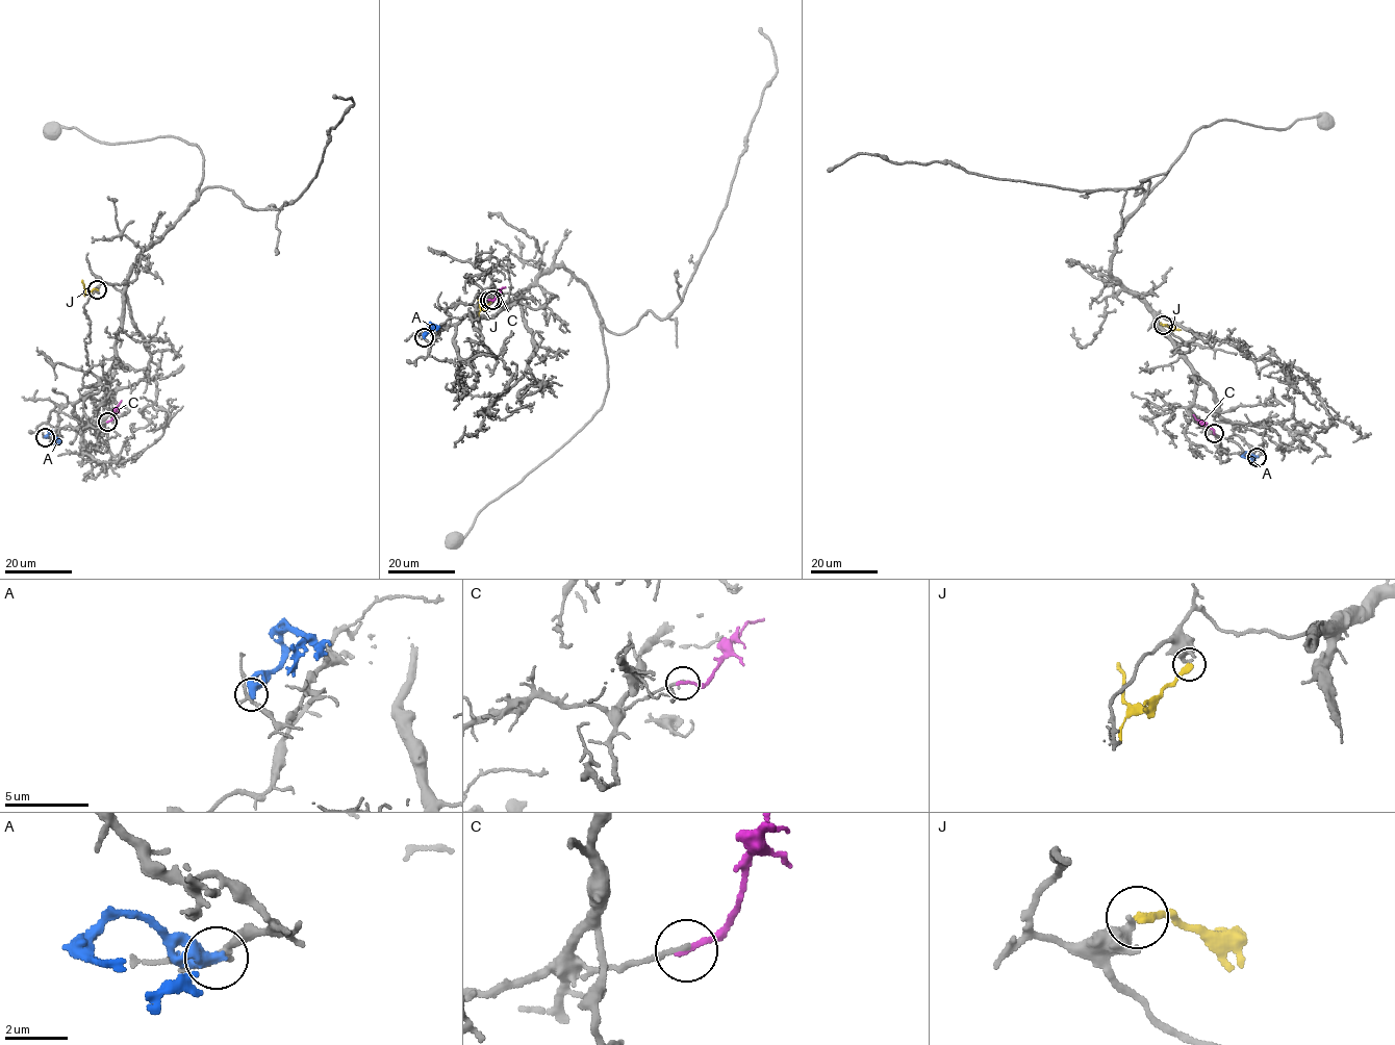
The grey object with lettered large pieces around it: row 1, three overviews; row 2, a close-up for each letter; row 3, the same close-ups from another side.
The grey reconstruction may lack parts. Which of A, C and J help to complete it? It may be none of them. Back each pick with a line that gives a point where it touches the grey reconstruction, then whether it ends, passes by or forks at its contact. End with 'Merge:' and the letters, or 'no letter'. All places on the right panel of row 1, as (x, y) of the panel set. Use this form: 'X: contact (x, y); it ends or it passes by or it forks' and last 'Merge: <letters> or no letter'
Merge: no letter

